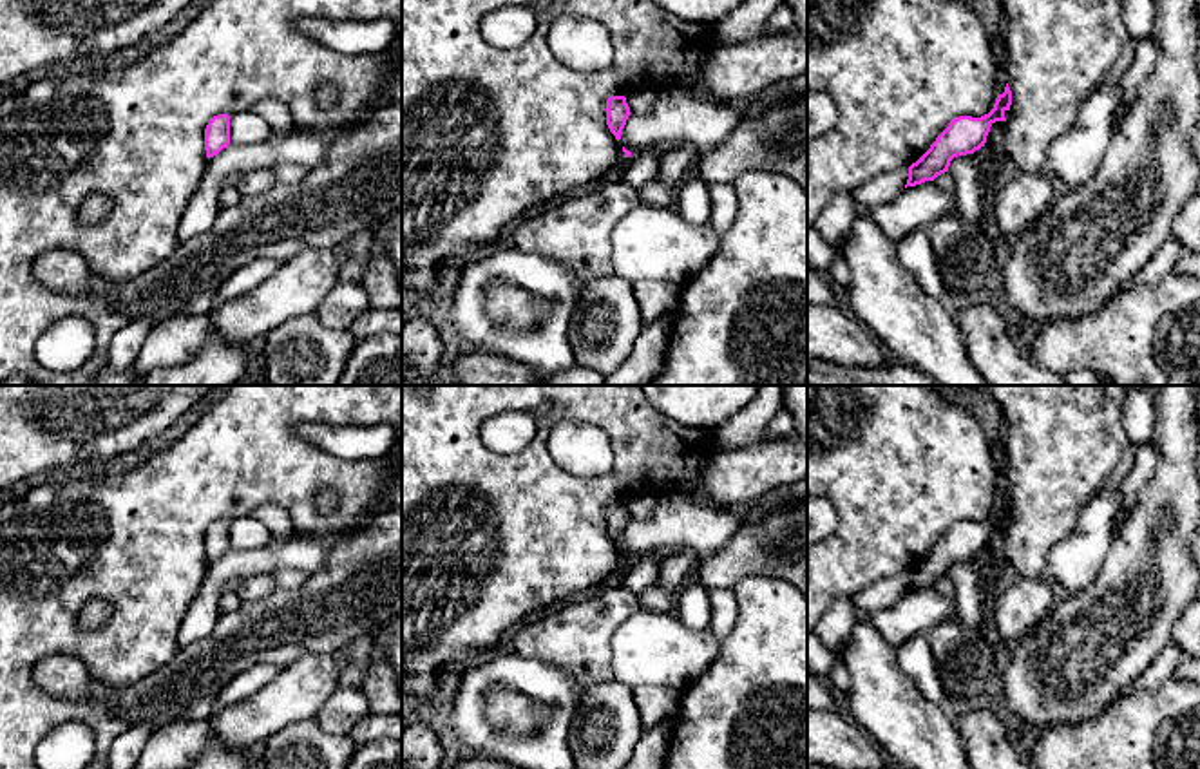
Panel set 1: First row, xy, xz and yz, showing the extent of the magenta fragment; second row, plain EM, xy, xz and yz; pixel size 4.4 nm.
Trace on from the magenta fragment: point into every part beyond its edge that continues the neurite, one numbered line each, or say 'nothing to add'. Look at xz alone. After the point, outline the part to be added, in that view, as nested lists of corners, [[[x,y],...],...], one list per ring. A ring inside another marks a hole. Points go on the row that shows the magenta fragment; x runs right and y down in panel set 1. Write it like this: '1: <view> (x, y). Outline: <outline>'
nothing to add

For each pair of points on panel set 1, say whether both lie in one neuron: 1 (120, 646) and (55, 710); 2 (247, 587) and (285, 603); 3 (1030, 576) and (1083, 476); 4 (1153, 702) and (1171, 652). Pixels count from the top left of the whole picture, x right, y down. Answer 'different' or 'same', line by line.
1: same
2: different
3: same
4: different

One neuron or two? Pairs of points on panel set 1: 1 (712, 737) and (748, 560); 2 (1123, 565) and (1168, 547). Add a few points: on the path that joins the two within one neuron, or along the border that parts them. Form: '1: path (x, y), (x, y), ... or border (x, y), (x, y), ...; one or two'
1: border (786, 579), (746, 576), (733, 588); two
2: path (1133, 565), (1148, 565), (1157, 556); one

